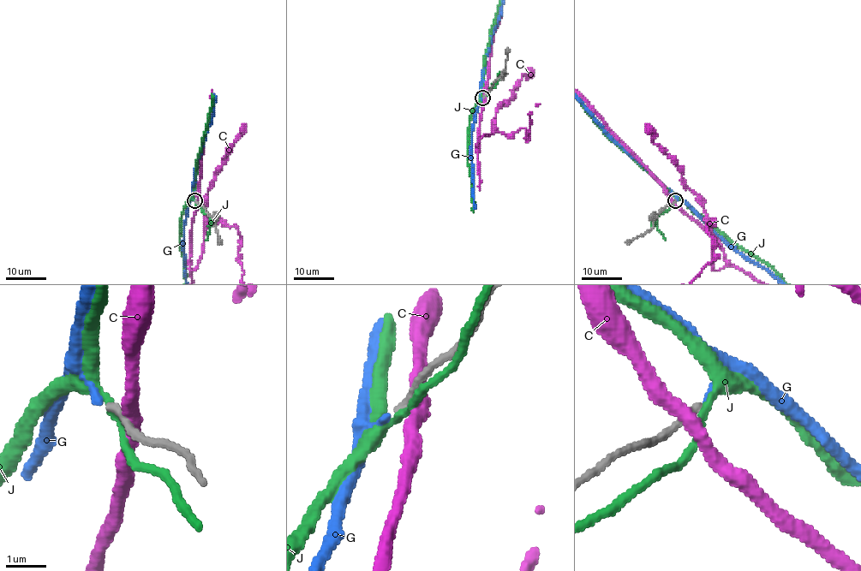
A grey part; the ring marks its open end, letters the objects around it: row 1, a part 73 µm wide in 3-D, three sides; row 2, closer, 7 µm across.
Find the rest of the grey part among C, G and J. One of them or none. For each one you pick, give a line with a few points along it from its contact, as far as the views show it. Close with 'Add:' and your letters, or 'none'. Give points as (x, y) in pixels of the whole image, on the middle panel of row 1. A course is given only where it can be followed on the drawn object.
Add: G

